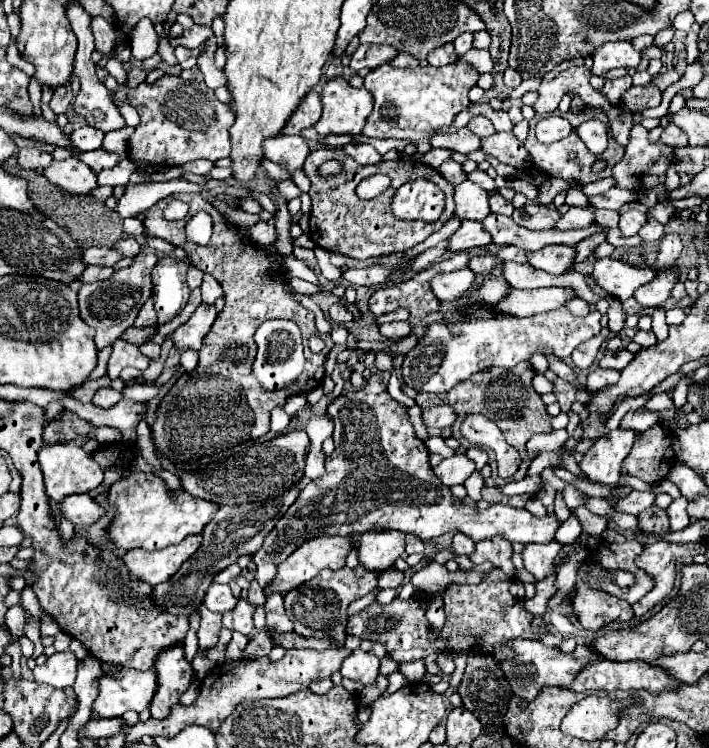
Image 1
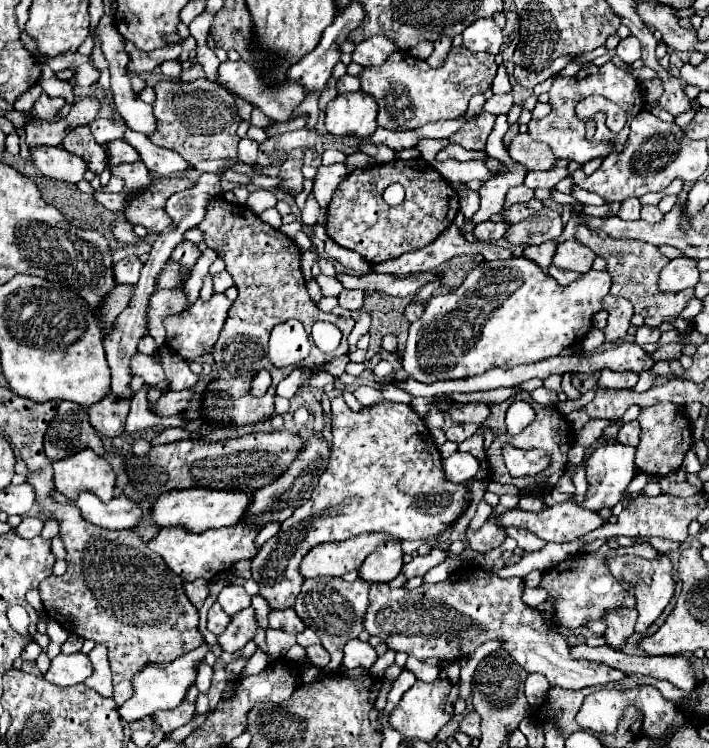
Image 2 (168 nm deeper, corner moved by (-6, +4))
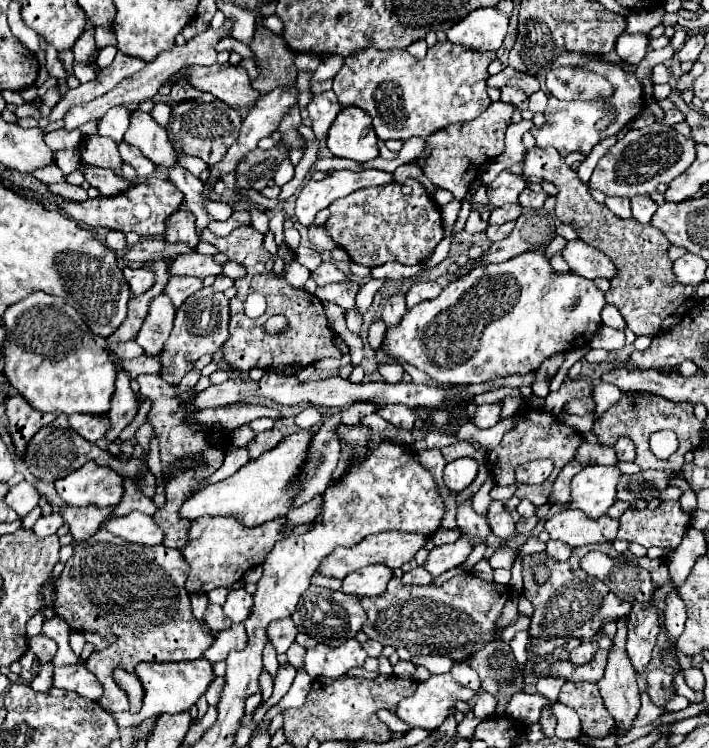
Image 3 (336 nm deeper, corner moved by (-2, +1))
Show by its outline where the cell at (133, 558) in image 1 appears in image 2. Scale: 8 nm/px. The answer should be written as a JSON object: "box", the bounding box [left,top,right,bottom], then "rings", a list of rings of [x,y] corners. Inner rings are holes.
{"box":[147,524,259,582],"rings":[[[237,524],[229,528],[213,528],[201,534],[193,534],[193,532],[179,530],[179,528],[169,528],[169,530],[165,528],[153,540],[149,540],[147,546],[155,550],[155,554],[159,554],[163,562],[167,562],[167,568],[171,568],[183,580],[187,582],[193,582],[197,578],[211,580],[215,572],[219,574],[223,570],[229,570],[237,560],[253,558],[257,554],[259,548],[253,542],[257,532],[259,532],[257,528],[251,528],[247,524]]]}

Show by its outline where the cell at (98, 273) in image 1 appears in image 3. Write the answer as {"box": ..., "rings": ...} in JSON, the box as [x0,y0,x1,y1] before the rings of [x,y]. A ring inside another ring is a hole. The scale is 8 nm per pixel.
{"box":[123,267,155,295],"rings":[[[125,267],[123,273],[133,295],[145,293],[147,289],[151,289],[151,285],[155,285],[155,273],[149,269],[127,269]]]}

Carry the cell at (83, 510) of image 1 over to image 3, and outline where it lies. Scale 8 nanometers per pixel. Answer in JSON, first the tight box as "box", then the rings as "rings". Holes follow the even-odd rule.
{"box":[103,511,165,547],"rings":[[[133,511],[127,517],[107,519],[103,523],[103,527],[129,543],[139,543],[139,545],[147,545],[147,547],[161,545],[165,539],[165,533],[157,527],[153,517],[139,513],[139,511]]]}

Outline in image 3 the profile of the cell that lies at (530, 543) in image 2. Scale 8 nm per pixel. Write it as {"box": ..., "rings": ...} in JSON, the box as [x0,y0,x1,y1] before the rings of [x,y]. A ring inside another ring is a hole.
{"box":[487,501,515,539],"rings":[[[491,501],[489,509],[487,509],[487,523],[489,523],[493,535],[497,535],[501,539],[509,539],[515,535],[515,521],[501,501]]]}

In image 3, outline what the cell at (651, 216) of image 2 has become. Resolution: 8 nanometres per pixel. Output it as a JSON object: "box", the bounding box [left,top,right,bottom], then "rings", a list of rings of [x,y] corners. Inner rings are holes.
{"box":[631,195,657,223],"rings":[[[643,195],[643,197],[633,197],[633,199],[631,199],[631,209],[633,209],[633,215],[637,215],[635,221],[639,221],[639,223],[649,223],[651,217],[655,215],[655,211],[657,211],[657,203],[655,203],[651,197],[647,197],[647,195]]]}

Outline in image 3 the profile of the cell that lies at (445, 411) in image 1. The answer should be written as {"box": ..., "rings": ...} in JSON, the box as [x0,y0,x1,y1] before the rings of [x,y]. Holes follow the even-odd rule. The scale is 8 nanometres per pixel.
{"box":[473,403,501,429],"rings":[[[495,403],[495,405],[479,405],[473,423],[479,429],[489,429],[489,427],[497,425],[499,419],[501,419],[501,403]]]}

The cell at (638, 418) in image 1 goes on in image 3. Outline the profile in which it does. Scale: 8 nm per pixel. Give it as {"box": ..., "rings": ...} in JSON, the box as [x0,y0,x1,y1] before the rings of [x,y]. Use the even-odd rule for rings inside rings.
{"box":[615,437,635,461],"rings":[[[621,437],[621,439],[615,443],[615,451],[617,451],[619,461],[633,461],[633,459],[635,459],[635,445],[633,445],[633,441],[629,441],[627,437]]]}

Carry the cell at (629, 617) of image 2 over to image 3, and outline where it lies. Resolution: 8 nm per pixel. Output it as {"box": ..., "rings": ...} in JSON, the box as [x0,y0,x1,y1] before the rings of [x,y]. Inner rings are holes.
{"box":[597,619,639,731],"rings":[[[623,619],[617,621],[619,629],[613,637],[613,647],[609,653],[609,663],[601,681],[597,681],[599,693],[611,717],[615,717],[617,729],[629,731],[633,727],[633,719],[639,713],[639,689],[635,683],[635,671],[625,653],[627,639],[627,623]]]}

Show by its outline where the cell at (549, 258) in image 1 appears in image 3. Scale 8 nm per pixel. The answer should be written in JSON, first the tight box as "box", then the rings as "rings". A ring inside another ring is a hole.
{"box":[563,241,617,279],"rings":[[[569,241],[563,249],[563,257],[569,263],[569,269],[585,279],[597,279],[597,277],[605,277],[605,279],[613,279],[617,277],[615,265],[611,263],[611,259],[601,253],[595,247],[589,247],[583,241]]]}

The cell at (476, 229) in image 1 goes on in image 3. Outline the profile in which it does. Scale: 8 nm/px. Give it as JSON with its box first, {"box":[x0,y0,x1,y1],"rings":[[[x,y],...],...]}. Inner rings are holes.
{"box":[485,221,515,241],"rings":[[[509,221],[503,225],[489,225],[489,229],[485,233],[491,241],[499,241],[499,239],[505,239],[513,231],[513,227],[515,227],[515,221]]]}

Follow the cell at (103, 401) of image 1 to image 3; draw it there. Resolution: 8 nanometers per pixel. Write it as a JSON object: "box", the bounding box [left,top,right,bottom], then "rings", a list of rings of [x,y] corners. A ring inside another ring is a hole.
{"box":[69,415,109,443],"rings":[[[69,415],[69,425],[73,431],[77,431],[83,439],[91,443],[103,439],[109,429],[107,417],[89,417],[89,415]]]}

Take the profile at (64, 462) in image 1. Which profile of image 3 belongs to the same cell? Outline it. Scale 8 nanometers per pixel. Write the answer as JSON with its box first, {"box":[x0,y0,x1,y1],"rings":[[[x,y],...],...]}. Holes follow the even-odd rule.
{"box":[55,461,125,507],"rings":[[[93,461],[55,481],[55,489],[71,507],[115,507],[125,493],[123,477],[109,467],[99,467]]]}

